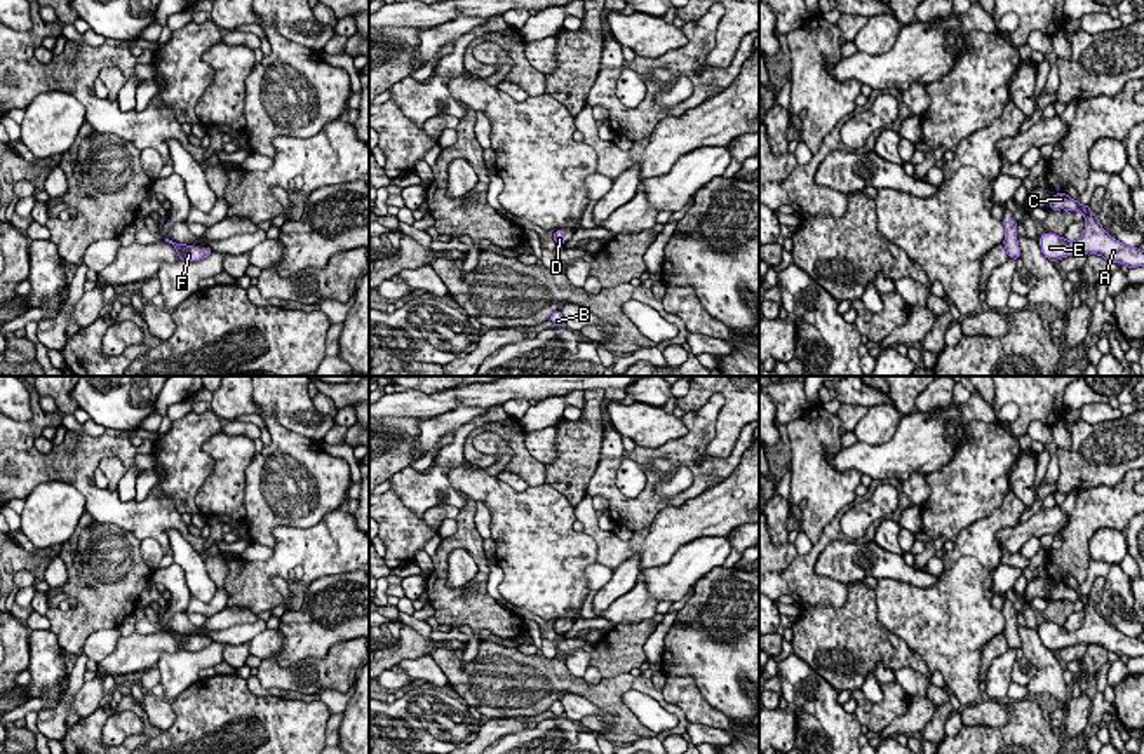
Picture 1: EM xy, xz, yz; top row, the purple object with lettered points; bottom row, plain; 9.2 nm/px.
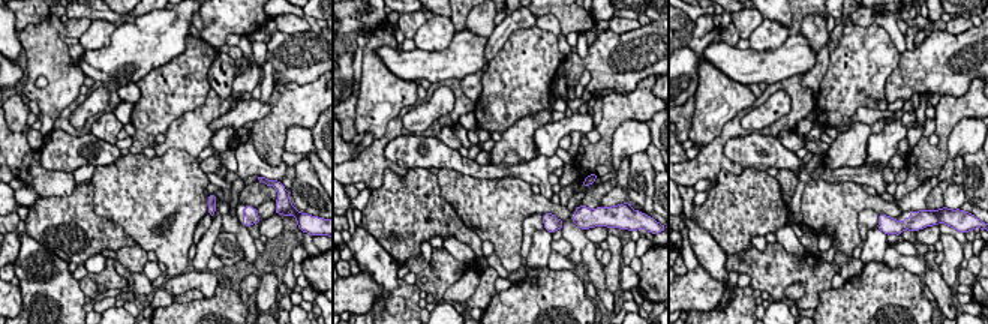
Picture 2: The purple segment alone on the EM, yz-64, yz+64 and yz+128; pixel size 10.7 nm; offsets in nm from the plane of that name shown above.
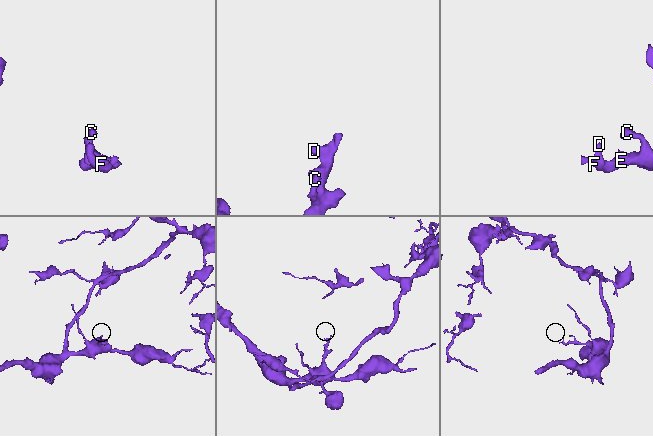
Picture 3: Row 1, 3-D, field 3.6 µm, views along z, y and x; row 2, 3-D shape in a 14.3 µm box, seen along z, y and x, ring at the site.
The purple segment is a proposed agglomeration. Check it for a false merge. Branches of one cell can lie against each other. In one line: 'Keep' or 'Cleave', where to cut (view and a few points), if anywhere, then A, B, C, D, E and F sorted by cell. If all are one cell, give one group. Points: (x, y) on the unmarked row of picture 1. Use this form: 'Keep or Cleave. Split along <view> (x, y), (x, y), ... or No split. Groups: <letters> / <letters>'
Keep. No split. Groups: A B C D E F

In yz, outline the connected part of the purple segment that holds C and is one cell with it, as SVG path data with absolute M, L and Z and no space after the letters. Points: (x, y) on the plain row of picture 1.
M1057 583L1050 587L1050 599L1081 601L1087 611L1083 625L1074 632L1069 632L1067 629L1050 622L1046 625L1041 625L1041 643L1050 651L1085 643L1087 646L1099 644L1109 653L1120 651L1128 658L1144 656L1144 641L1125 636L1123 632L1107 625L1088 596L1080 594L1066 583Z

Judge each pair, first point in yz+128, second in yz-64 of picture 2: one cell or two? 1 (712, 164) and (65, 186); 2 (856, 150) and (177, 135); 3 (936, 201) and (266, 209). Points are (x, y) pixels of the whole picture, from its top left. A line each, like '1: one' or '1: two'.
1: one
2: one
3: two

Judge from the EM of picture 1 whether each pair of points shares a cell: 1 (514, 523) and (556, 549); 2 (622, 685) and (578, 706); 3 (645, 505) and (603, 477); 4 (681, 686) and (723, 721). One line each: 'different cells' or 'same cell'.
1: same cell
2: different cells
3: same cell
4: same cell

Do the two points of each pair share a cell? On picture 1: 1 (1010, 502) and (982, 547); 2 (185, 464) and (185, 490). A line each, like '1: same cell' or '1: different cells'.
1: same cell
2: same cell

